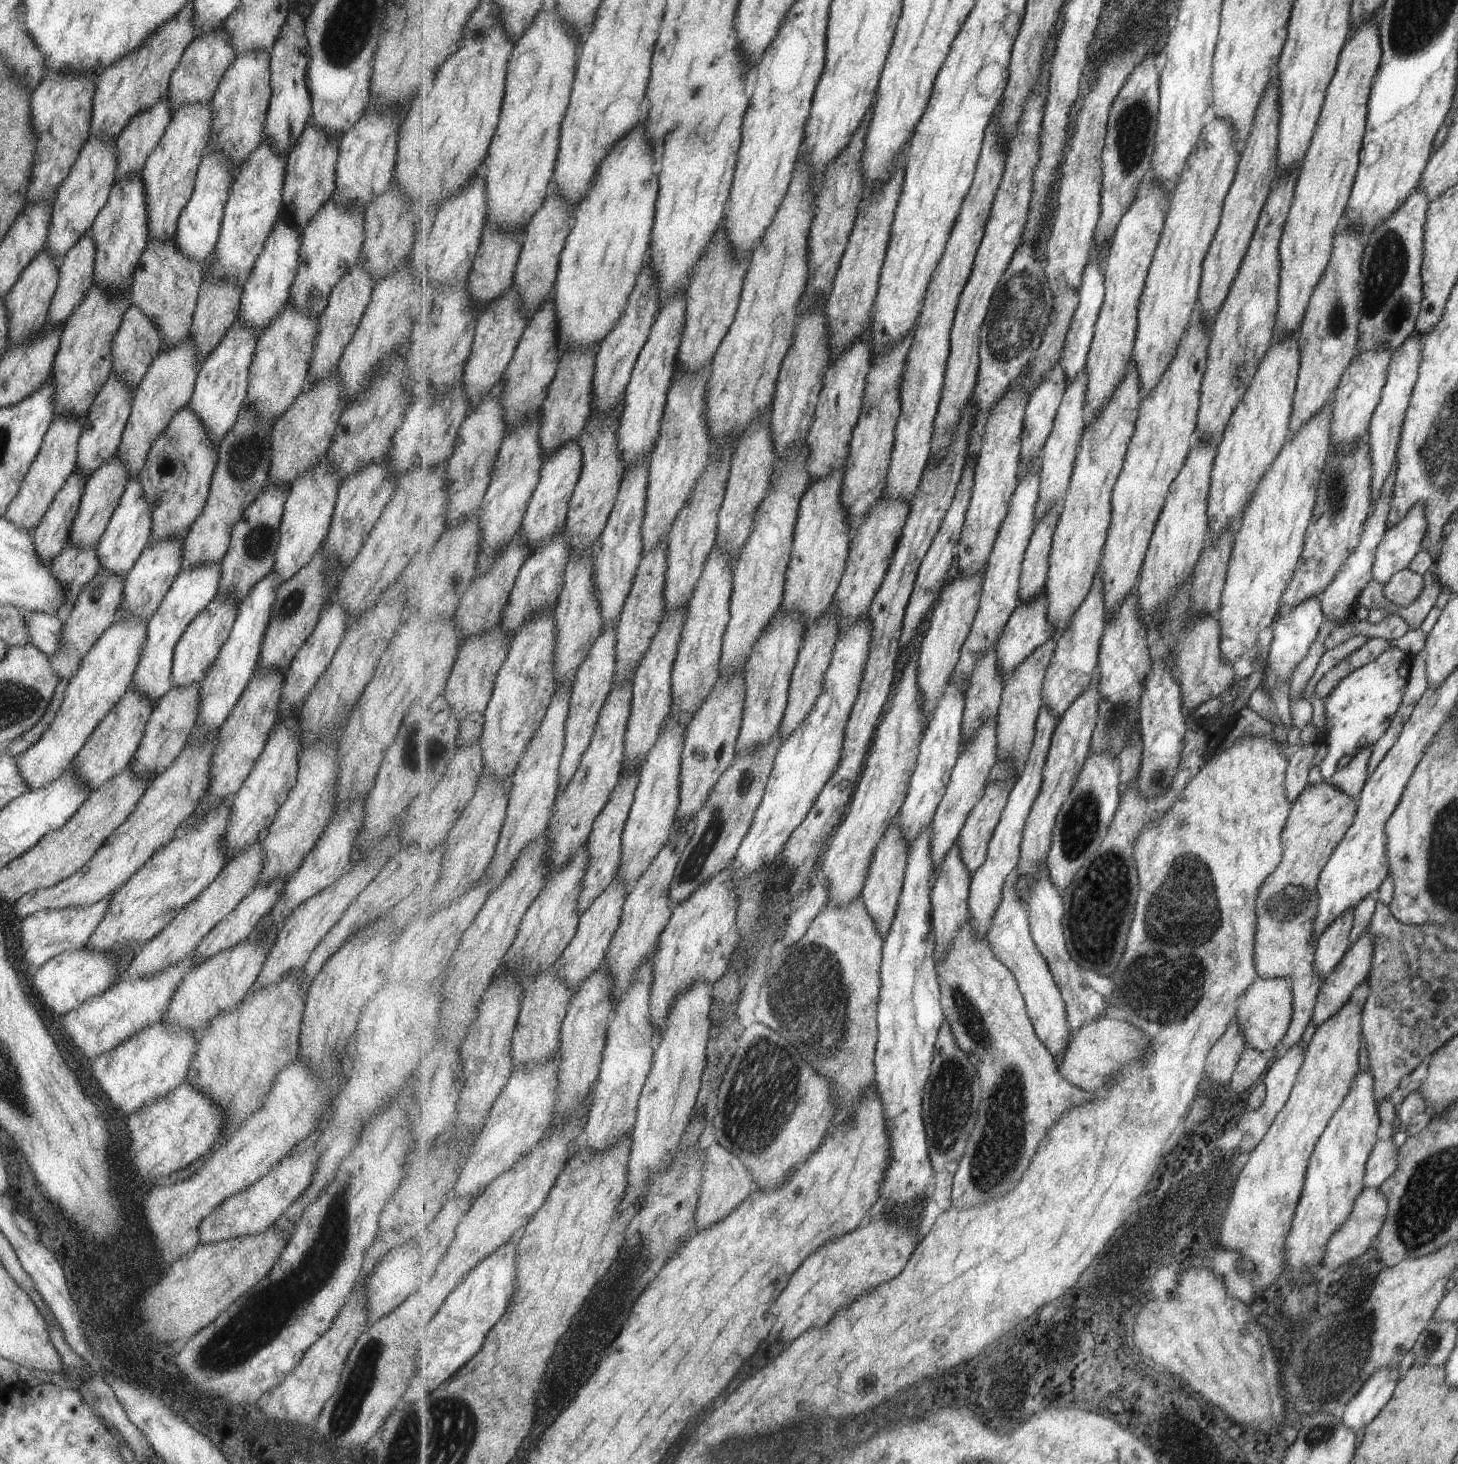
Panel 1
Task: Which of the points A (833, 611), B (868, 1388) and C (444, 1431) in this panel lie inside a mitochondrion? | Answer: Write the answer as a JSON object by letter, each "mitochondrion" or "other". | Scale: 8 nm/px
{"A":"other","B":"mitochondrion","C":"mitochondrion"}

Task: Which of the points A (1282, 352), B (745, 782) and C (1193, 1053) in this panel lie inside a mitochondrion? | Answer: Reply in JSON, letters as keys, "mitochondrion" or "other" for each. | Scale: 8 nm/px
{"A":"other","B":"mitochondrion","C":"other"}

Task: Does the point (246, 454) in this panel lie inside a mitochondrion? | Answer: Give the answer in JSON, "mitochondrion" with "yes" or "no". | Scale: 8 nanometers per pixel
{"mitochondrion":"yes"}

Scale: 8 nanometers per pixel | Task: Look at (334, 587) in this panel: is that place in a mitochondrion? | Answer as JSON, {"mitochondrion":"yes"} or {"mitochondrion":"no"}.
{"mitochondrion":"no"}

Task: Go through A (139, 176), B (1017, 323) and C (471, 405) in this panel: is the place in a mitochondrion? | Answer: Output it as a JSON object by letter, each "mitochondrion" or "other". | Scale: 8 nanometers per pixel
{"A":"other","B":"mitochondrion","C":"other"}

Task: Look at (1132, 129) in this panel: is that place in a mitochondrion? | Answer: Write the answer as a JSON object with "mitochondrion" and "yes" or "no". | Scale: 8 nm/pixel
{"mitochondrion":"yes"}

